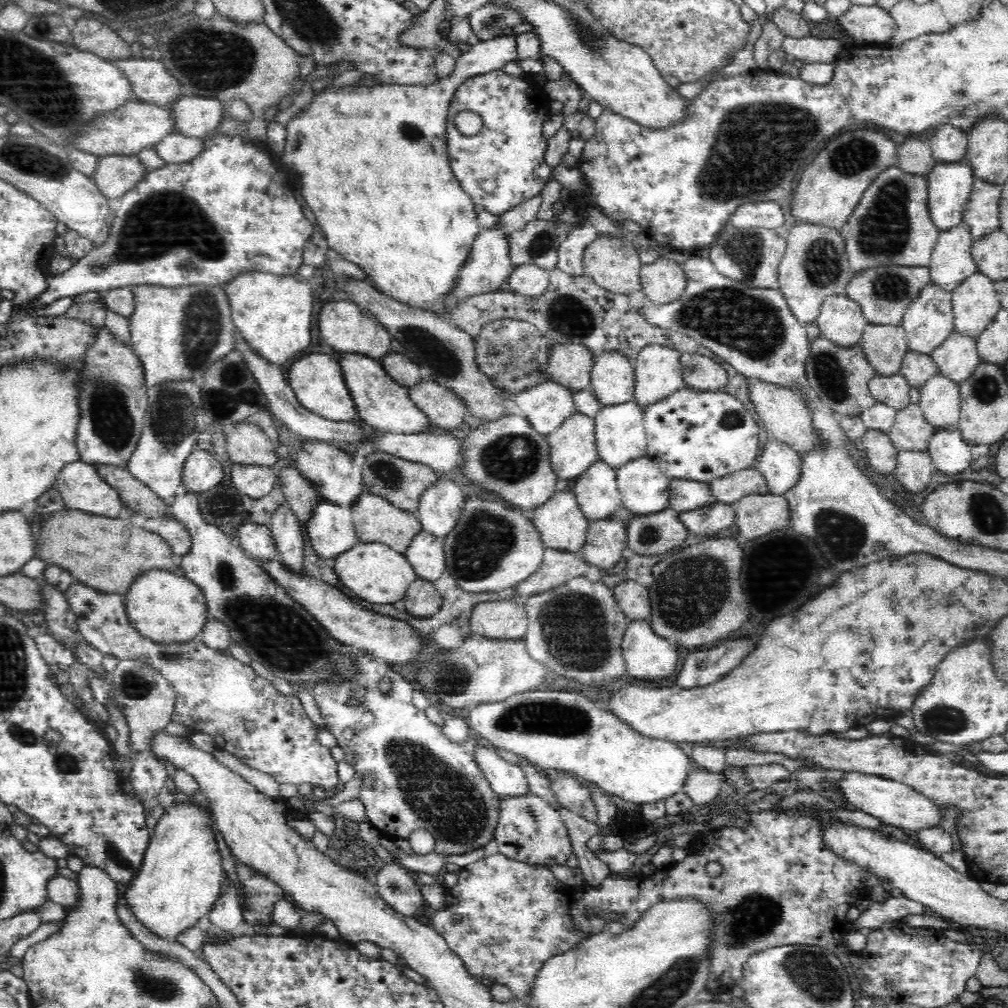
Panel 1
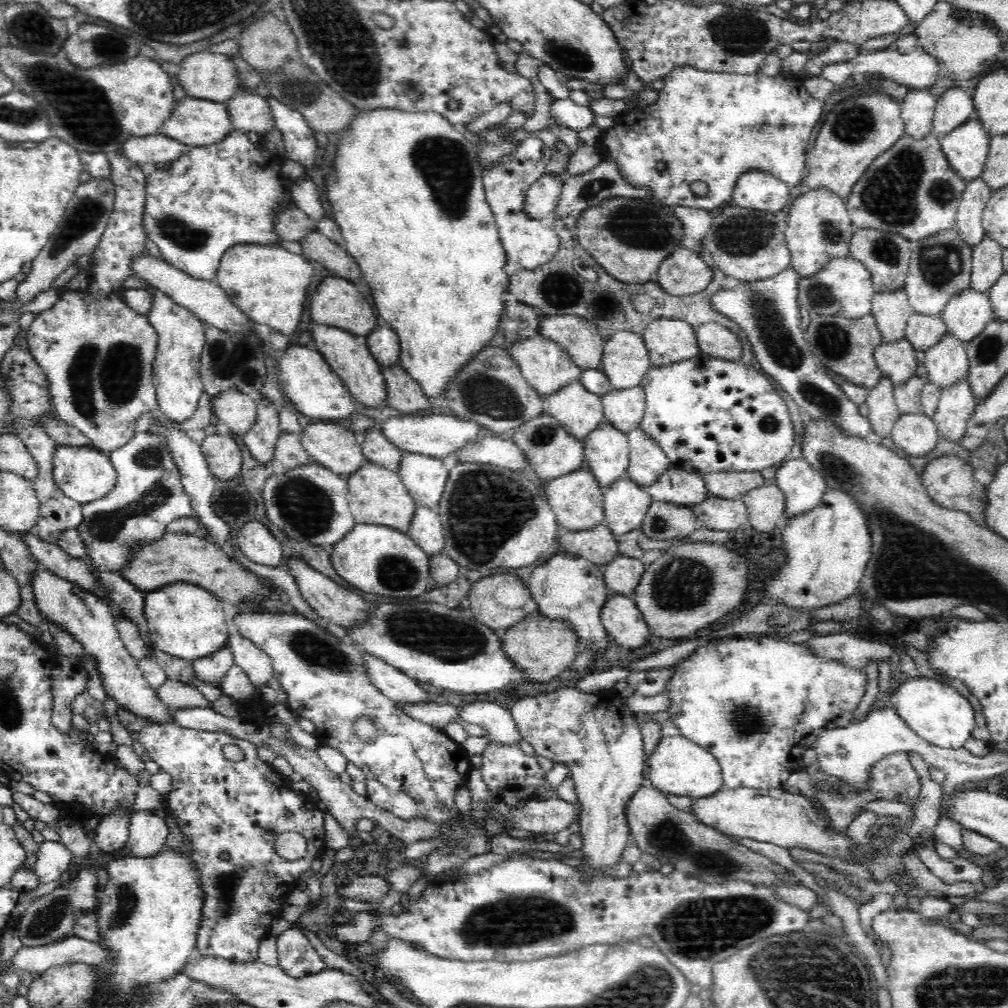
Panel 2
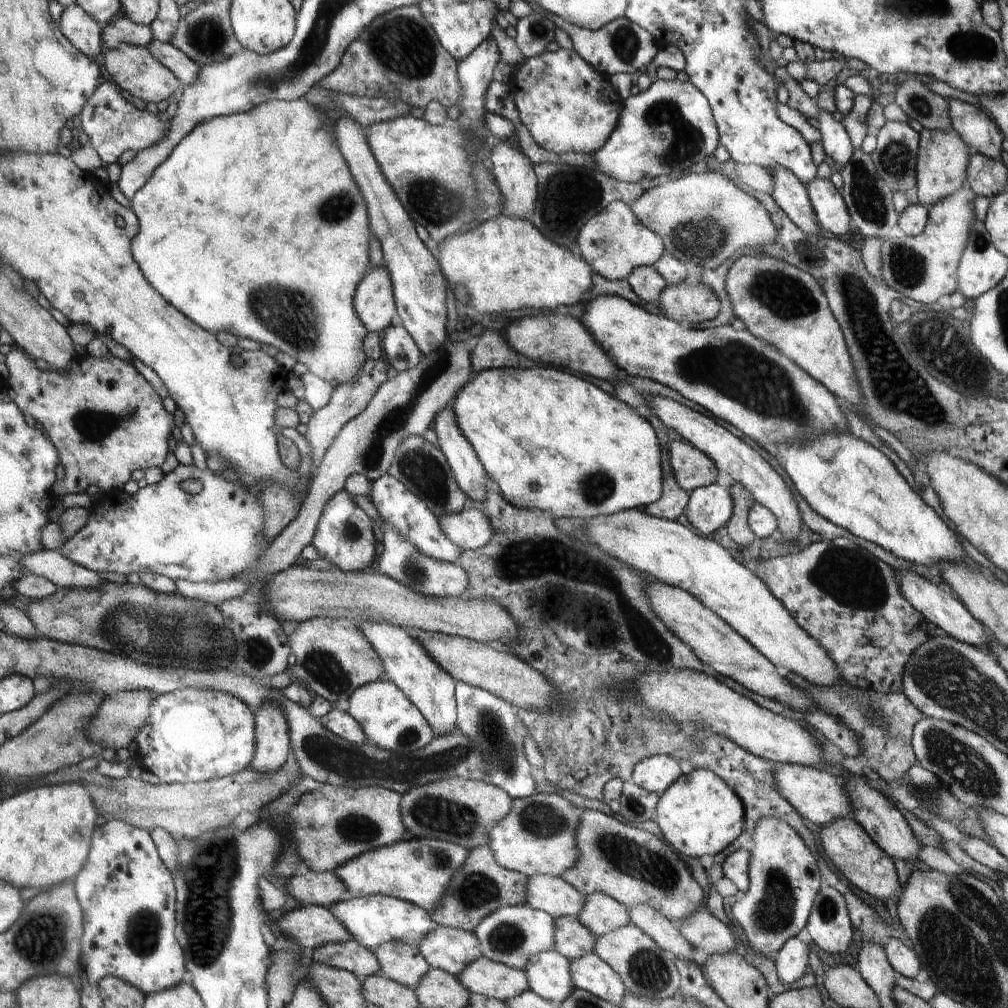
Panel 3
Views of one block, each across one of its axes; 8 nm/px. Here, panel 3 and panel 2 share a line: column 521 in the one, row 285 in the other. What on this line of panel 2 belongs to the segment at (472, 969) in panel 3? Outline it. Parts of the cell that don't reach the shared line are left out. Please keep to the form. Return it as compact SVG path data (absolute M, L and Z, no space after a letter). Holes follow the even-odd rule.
M986 236L980 244L973 247L970 286L976 292L989 291L997 282L998 277L1005 273L1003 271L1003 251L995 240L988 239Z

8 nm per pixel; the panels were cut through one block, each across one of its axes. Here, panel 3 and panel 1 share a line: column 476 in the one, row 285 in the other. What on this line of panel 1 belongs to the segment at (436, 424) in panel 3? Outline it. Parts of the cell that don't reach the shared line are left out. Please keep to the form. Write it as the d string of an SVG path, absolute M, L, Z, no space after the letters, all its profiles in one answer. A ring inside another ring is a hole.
M486 228L474 240L468 260L466 260L458 274L458 284L452 290L452 297L469 297L475 294L497 291L506 276L511 274L509 234L499 228Z

